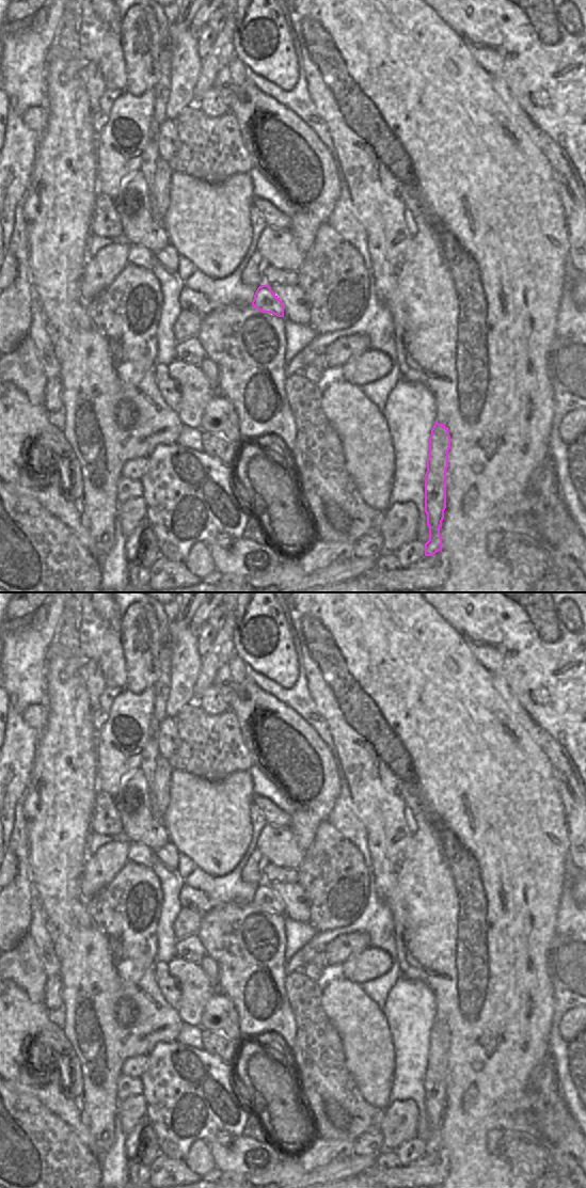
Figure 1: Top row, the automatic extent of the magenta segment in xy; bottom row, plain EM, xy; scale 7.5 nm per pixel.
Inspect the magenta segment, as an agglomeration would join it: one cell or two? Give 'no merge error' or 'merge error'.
no merge error

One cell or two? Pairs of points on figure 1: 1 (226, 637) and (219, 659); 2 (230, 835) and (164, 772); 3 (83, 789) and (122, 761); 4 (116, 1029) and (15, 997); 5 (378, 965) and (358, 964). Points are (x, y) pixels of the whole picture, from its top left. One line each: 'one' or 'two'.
1: one
2: two
3: two
4: two
5: one

